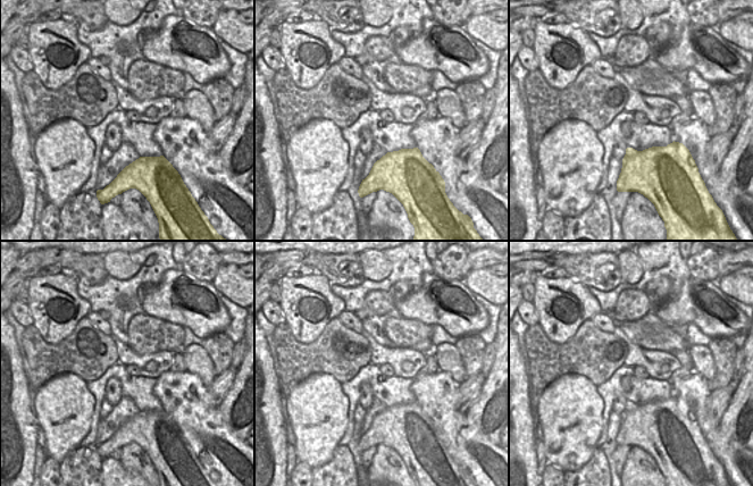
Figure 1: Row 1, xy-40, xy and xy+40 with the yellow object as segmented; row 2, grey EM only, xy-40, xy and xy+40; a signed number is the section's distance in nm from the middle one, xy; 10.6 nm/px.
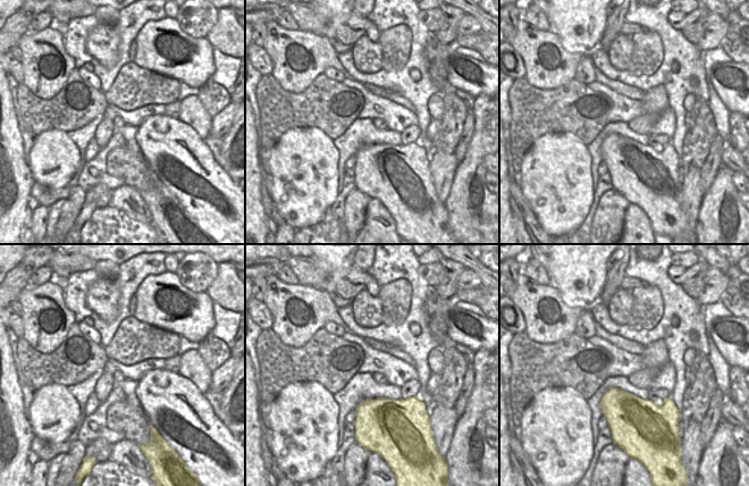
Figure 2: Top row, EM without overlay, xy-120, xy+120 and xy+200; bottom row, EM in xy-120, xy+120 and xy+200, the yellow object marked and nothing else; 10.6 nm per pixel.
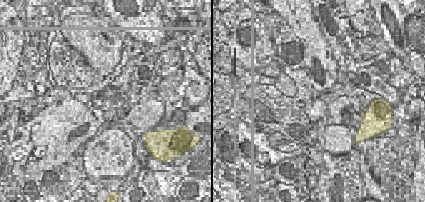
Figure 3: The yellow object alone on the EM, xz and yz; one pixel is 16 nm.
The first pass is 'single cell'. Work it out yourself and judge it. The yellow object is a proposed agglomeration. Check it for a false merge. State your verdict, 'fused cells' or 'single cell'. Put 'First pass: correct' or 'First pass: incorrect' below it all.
single cell
First pass: correct

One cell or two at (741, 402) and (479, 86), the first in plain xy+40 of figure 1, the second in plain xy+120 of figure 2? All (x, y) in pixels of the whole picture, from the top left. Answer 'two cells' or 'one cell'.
two cells

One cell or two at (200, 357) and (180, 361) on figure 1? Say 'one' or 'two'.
two

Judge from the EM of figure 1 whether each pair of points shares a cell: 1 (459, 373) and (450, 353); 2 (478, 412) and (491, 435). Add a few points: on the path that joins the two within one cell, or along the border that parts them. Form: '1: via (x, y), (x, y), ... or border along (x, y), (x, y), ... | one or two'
1: via (456, 368), (450, 358) | one
2: via (479, 419), (484, 432) | one

